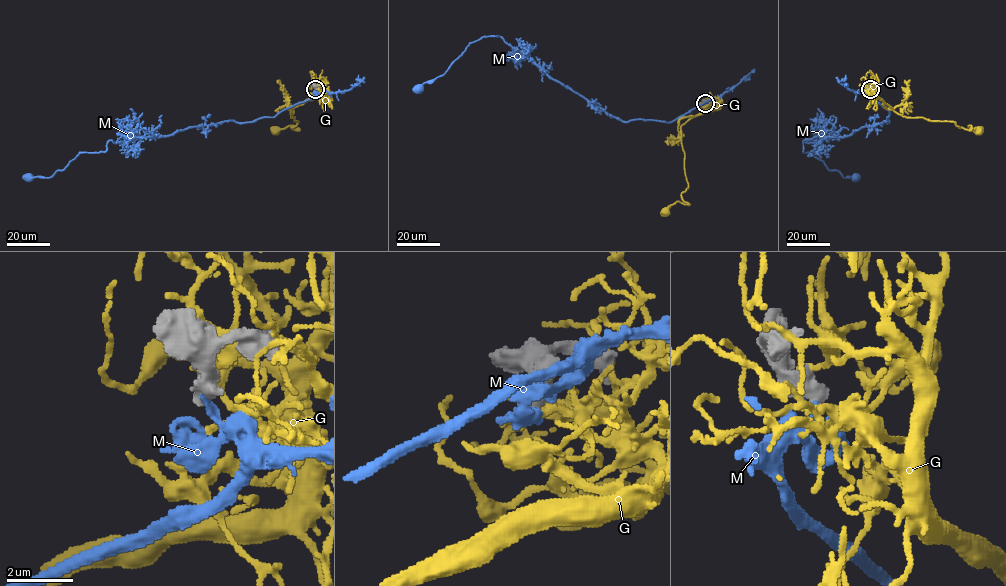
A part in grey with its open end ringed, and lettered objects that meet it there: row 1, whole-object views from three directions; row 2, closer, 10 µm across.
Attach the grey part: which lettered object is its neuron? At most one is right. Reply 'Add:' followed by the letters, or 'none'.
Add: none

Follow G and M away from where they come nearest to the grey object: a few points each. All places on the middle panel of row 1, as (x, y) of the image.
G: (705, 102), (712, 110), (691, 117), (681, 127), (688, 186), (681, 197), (688, 203), (677, 201), (665, 212)
M: (705, 102), (668, 122), (623, 121), (551, 79), (499, 36), (483, 36), (470, 43), (447, 70), (417, 89)

